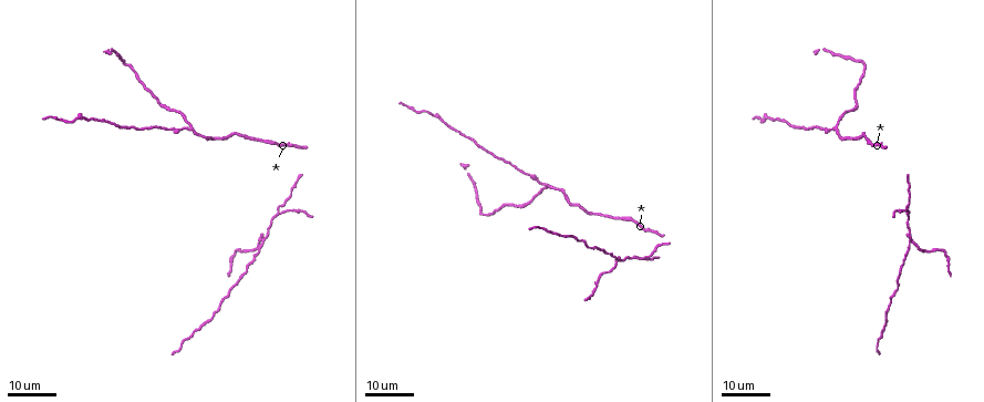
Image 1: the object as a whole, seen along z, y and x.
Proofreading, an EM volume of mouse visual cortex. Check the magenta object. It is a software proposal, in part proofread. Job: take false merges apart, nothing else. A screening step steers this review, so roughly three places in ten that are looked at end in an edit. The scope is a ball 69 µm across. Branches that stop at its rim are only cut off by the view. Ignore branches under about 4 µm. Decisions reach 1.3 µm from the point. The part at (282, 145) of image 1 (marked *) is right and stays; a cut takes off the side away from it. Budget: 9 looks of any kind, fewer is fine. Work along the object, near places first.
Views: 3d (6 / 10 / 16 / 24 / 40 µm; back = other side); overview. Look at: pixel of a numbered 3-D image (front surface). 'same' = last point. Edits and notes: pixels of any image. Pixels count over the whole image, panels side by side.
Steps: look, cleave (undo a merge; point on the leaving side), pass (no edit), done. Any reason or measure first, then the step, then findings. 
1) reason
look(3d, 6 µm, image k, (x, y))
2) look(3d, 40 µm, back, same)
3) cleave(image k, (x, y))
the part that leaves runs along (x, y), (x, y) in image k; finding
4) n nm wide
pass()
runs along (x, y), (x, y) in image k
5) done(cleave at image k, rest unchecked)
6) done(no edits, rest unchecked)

arms part here
look(3d, 24 µm, image 1, (636, 256))

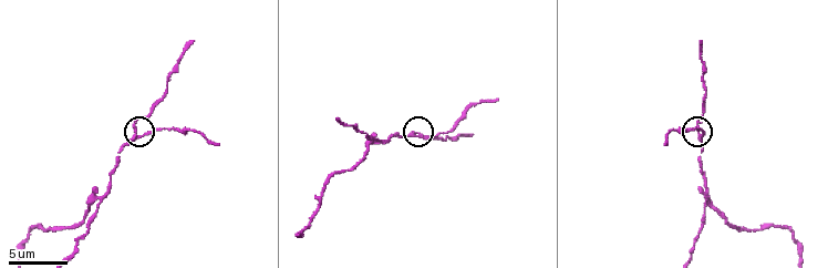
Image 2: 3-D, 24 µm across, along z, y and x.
look(3d, 6 µm, image 2, (137, 135))

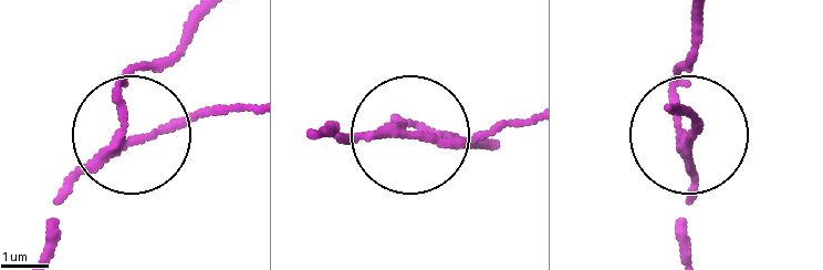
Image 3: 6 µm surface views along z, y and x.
3 arms
cleave(image 3, (172, 125))
two neurons meet here

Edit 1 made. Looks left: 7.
look(3d, 16 µm, image 1, (546, 186))

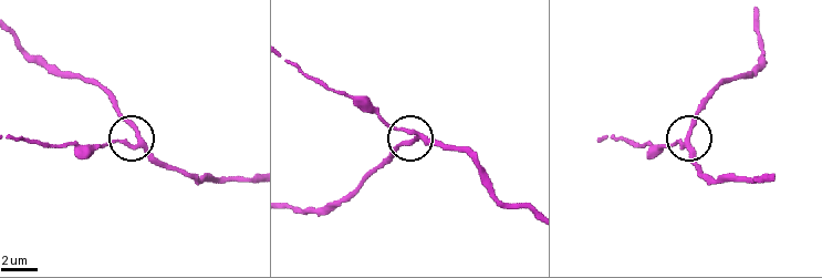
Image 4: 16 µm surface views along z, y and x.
closer look
look(3d, 6 µm, image 4, (139, 137))

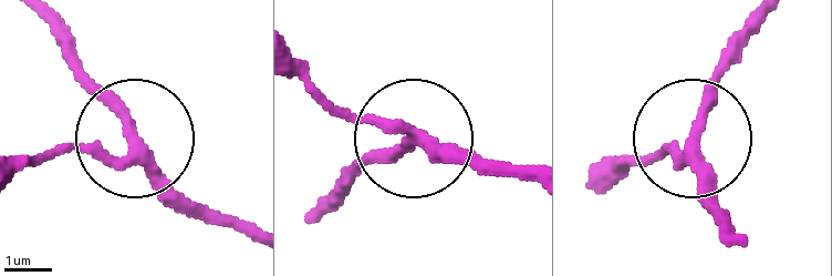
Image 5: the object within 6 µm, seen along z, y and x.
250 nm wide
pass()
runs along (529, 183), (438, 159), (414, 139), (343, 166) in image 5; continuous, no second neuron

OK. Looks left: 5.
two arms at a narrow angle
look(3d, 16 µm, image 1, (431, 115))

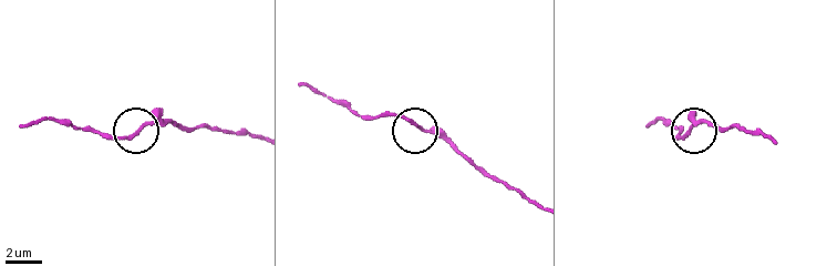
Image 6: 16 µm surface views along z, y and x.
look(3d, 10 µm, image 6, (143, 125))

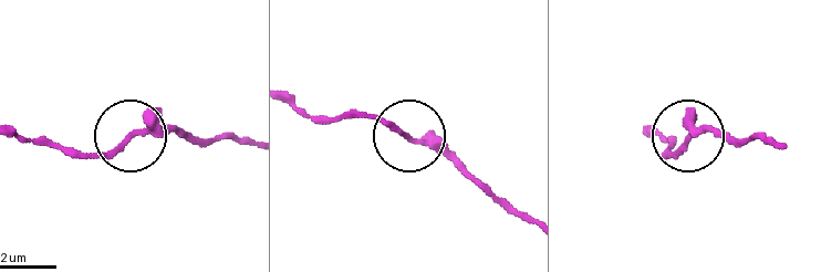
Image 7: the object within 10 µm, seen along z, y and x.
3 arms
pass()
runs along (246, 142), (131, 135), (103, 154), (76, 156) in image 7; all the same neuron

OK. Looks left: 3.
calibre changes
look(3d, 24 µm, image 1, (172, 128))

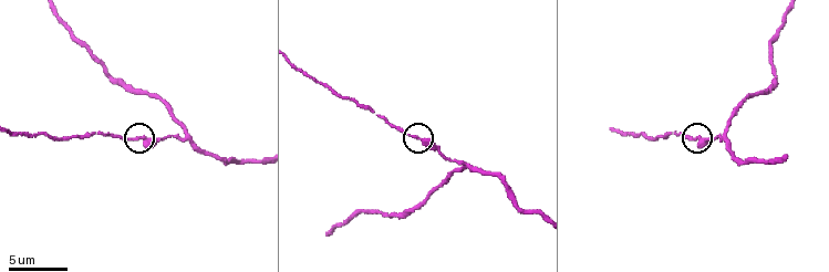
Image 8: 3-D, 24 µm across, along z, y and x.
look(3d, 10 µm, image 8, (137, 139))

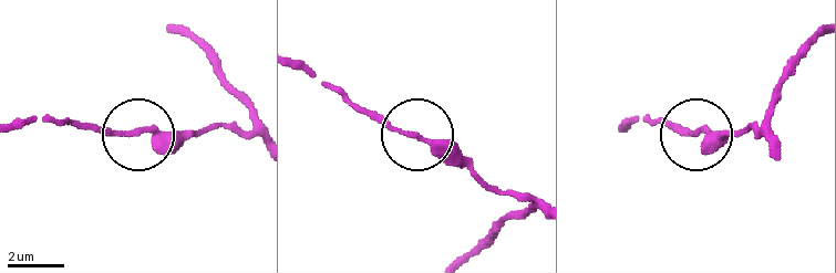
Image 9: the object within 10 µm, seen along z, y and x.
270 nm wide
pass()
runs along (255, 136), (219, 126), (105, 133), (58, 126) in image 9; continuous, no second neuron

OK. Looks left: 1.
four arms meet
look(3d, 16 µm, image 2, (92, 203))

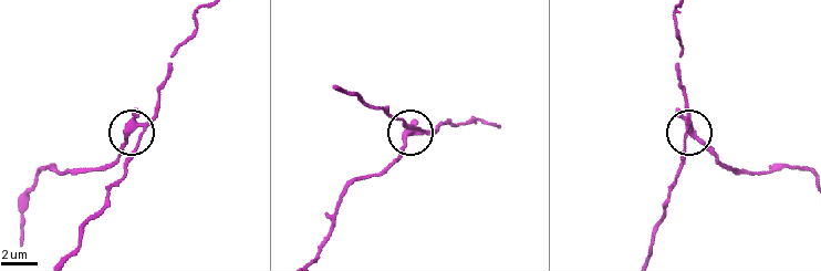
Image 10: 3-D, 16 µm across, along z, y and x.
side arm 17 µm
cleave(image 10, (125, 137))
the part that leaves runs along (145, 122), (111, 162), (64, 174), (45, 169), (28, 196) in image 10; a second neuron is stuck on

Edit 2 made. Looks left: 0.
done(cleave at image 3, cleave at image 10, rest unchecked)

